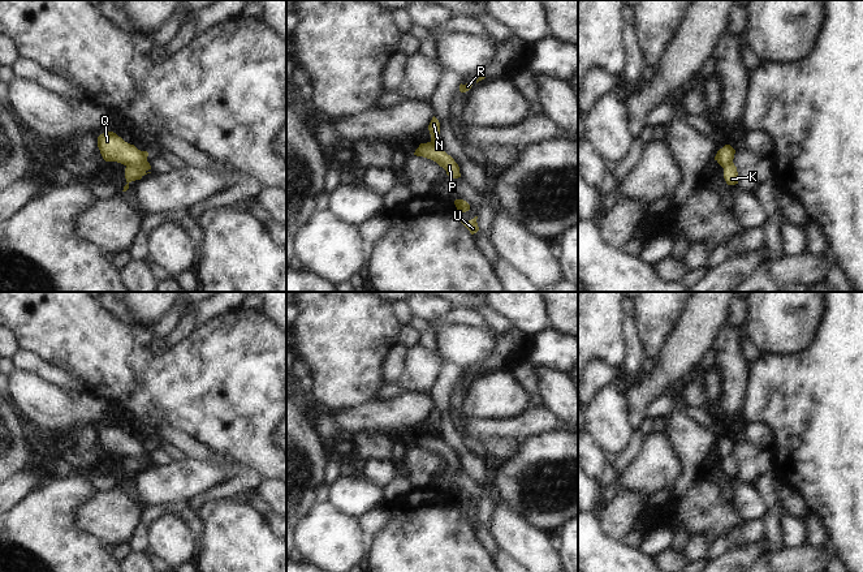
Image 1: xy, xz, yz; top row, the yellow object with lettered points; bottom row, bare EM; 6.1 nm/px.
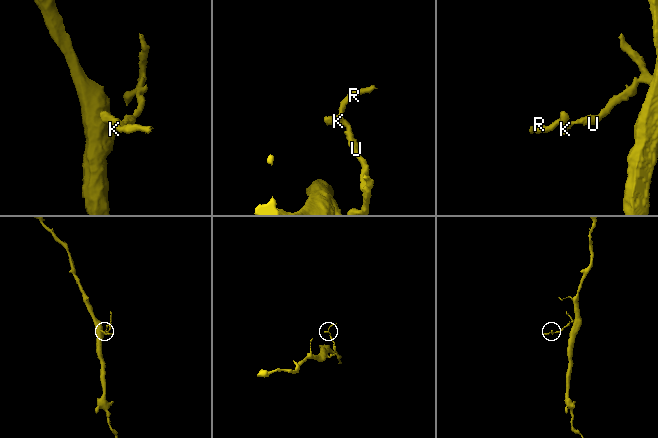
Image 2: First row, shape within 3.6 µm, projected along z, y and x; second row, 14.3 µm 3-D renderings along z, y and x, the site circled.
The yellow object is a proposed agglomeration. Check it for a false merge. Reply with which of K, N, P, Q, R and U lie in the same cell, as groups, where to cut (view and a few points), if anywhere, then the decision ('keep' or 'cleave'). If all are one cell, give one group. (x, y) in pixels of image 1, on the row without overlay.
K P U / N Q R; cut in xy along (146, 452), (139, 456), (126, 457); cleave

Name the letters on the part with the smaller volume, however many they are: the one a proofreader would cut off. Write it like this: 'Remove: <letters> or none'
Remove: N, Q, R

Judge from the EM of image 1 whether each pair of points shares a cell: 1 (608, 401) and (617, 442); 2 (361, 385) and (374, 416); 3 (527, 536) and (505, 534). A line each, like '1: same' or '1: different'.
1: same
2: different
3: same

